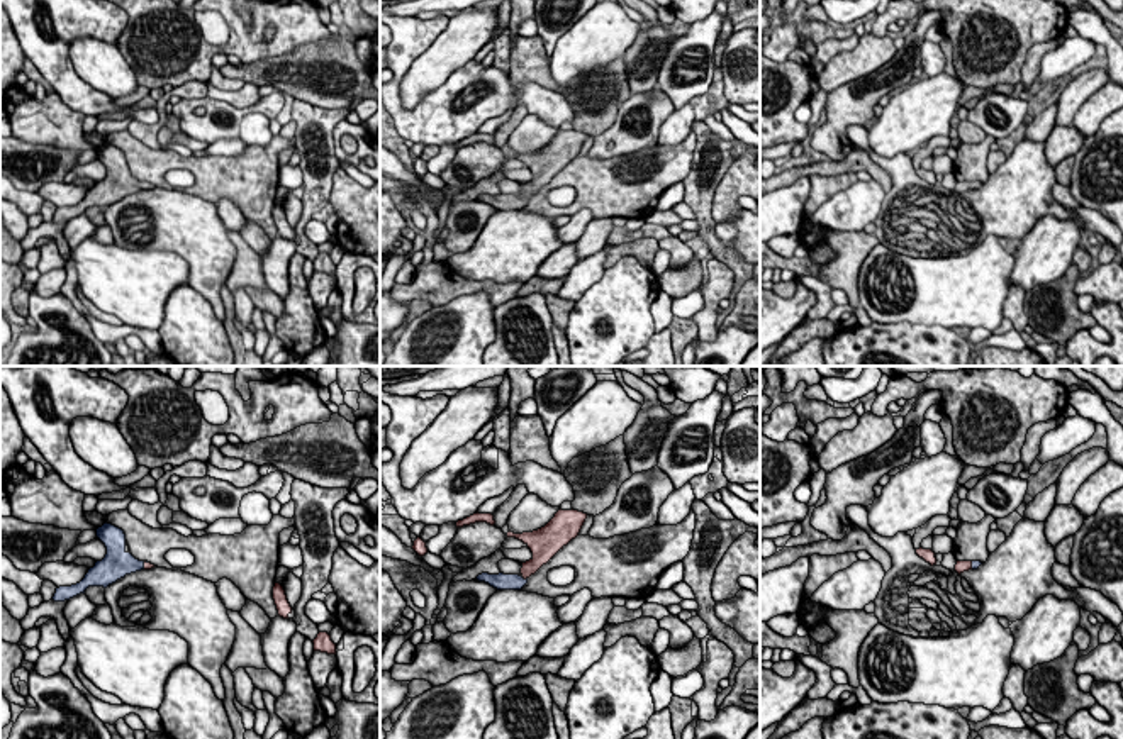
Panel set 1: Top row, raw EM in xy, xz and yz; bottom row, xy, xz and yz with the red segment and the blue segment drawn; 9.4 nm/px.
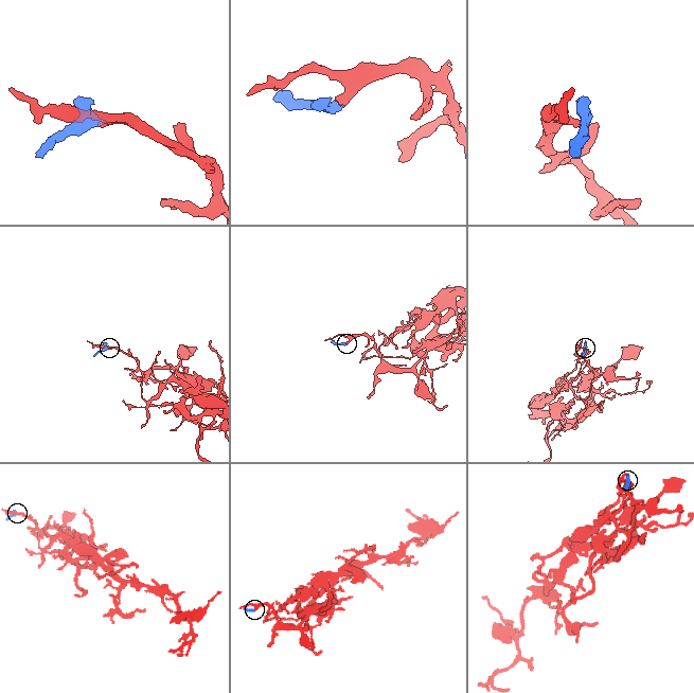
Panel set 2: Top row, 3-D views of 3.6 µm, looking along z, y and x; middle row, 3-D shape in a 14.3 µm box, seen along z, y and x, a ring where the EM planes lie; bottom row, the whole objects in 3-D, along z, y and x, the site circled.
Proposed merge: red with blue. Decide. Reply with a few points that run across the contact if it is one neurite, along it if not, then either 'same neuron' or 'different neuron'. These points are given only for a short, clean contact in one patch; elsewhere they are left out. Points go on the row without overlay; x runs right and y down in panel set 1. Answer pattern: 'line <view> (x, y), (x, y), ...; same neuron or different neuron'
line xz (540, 178), (525, 199), (501, 202); same neuron

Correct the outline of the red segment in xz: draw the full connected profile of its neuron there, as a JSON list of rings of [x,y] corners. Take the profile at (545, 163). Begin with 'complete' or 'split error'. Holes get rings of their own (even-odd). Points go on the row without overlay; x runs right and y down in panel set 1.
split error; [[[558,131],[555,137],[541,149],[533,153],[514,154],[507,153],[507,158],[522,161],[533,173],[533,178],[522,183],[519,195],[489,195],[477,197],[478,202],[485,202],[497,210],[521,210],[531,195],[534,195],[543,185],[546,185],[560,169],[563,169],[572,159],[575,159],[587,139],[587,134],[578,131]]]

